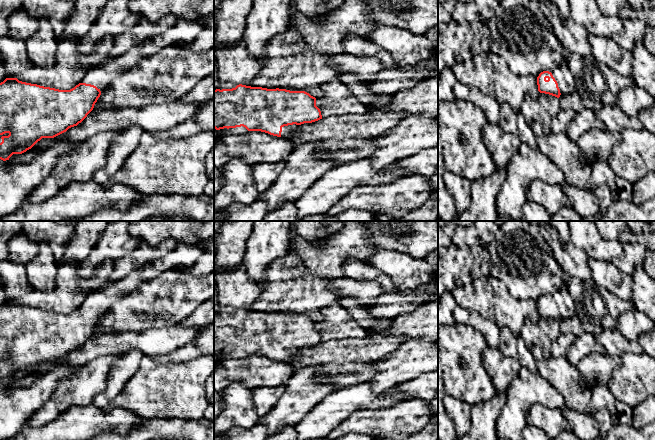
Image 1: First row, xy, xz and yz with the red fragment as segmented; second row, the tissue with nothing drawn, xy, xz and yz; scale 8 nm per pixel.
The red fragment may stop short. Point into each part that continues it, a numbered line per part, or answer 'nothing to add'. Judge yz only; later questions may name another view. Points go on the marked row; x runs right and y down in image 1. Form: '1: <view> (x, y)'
1: yz (563, 76)

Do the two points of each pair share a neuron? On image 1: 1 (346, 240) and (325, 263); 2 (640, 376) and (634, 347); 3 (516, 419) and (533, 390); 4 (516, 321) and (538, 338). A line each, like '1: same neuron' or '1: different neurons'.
1: same neuron
2: different neurons
3: same neuron
4: different neurons

